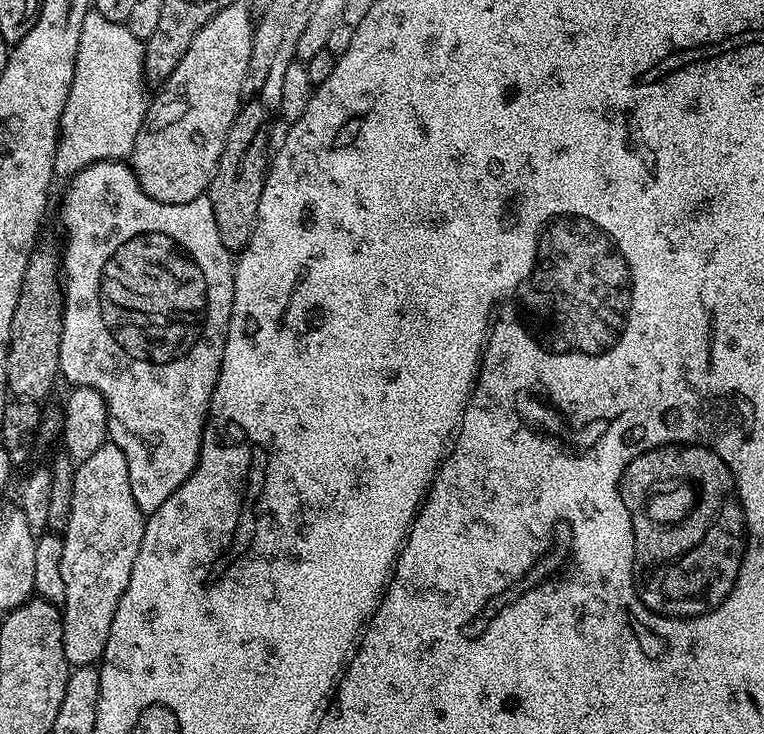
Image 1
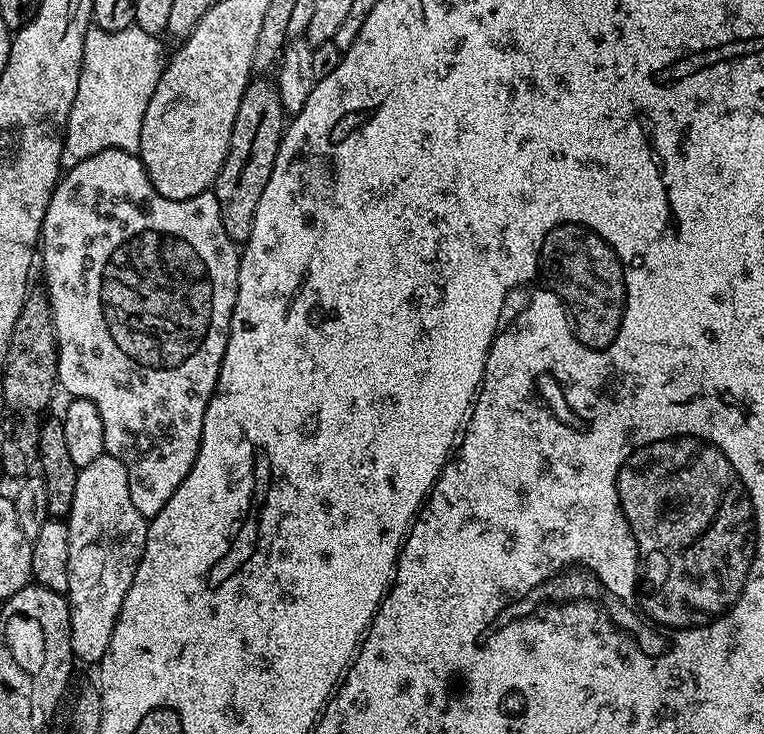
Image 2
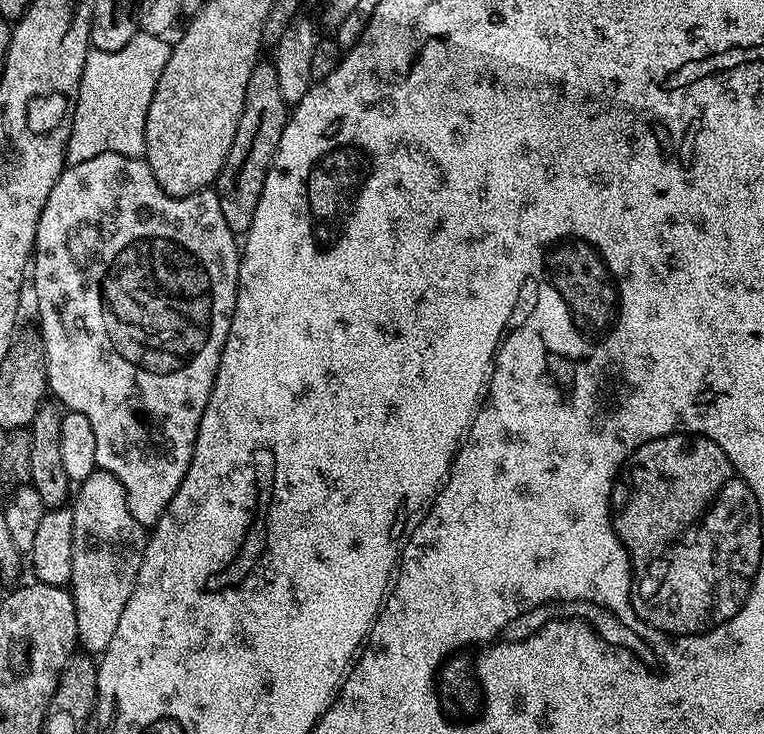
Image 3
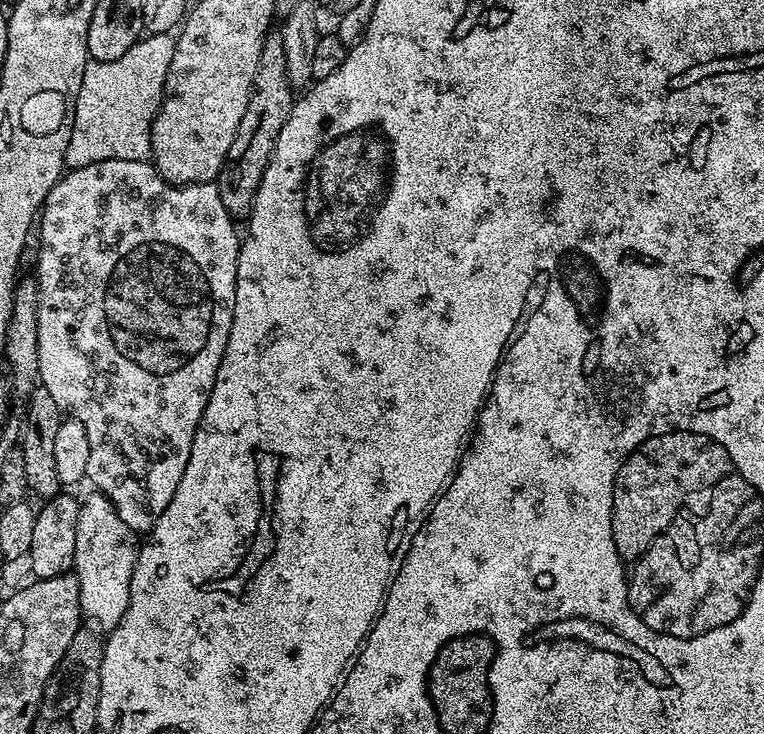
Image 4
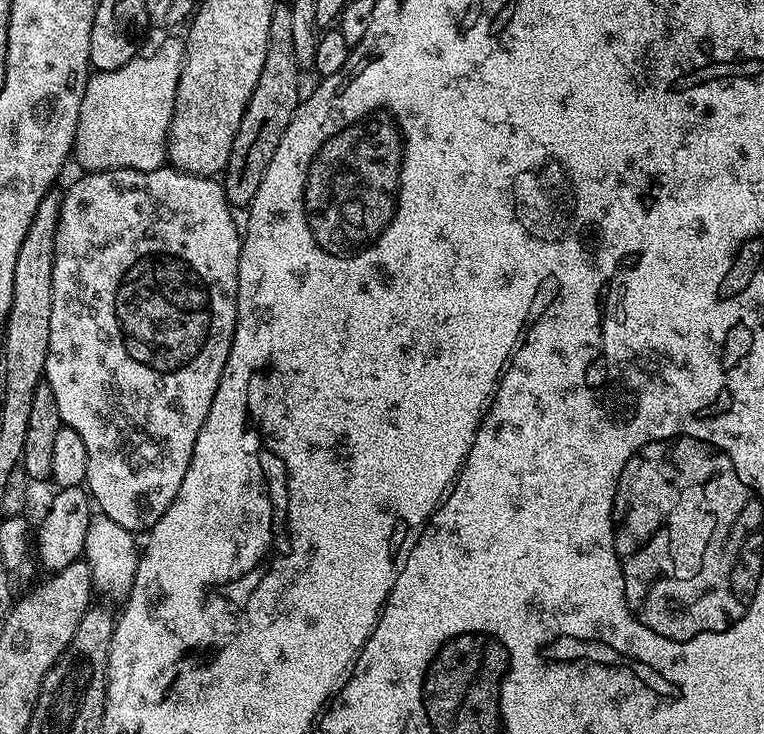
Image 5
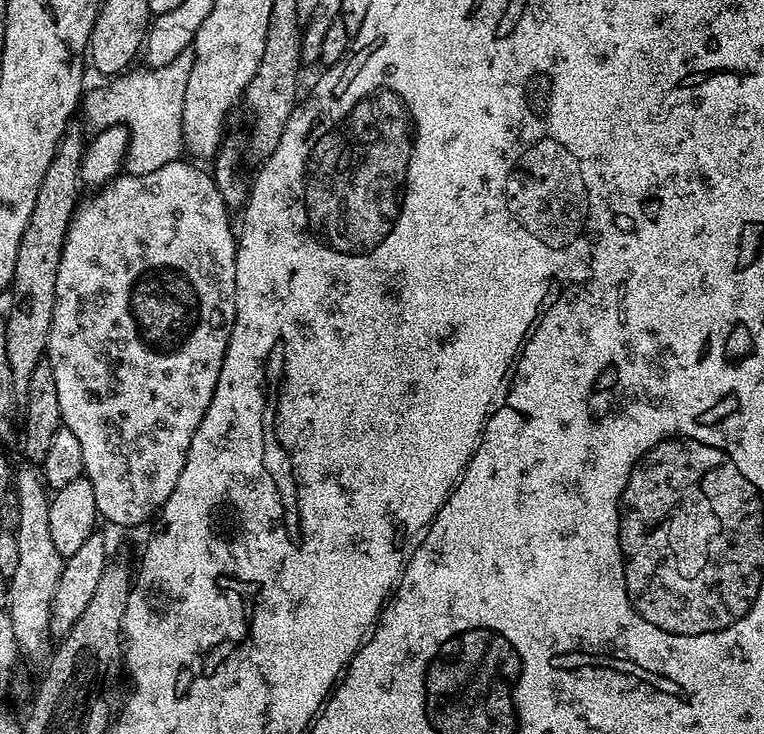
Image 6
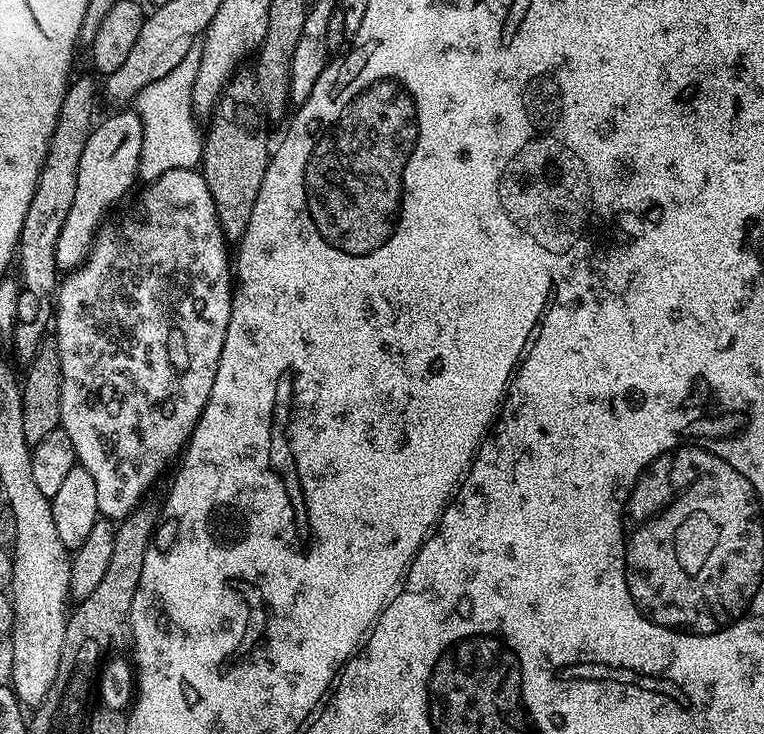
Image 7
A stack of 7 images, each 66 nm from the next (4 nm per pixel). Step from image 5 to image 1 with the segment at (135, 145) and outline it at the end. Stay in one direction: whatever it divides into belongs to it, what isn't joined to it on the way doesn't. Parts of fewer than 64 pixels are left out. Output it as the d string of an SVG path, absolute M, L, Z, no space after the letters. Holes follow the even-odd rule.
M89 19L80 35L74 78L60 119L60 140L54 158L57 177L71 178L98 160L131 157L150 103L149 93L144 93L144 78L145 41L139 40L124 24Z

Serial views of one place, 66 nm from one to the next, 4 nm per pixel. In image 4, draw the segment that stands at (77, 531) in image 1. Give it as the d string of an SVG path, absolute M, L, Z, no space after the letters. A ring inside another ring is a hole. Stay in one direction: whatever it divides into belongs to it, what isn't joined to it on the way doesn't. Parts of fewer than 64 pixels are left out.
M92 490L88 497L83 497L78 518L78 542L76 543L75 575L80 582L80 610L85 621L91 622L101 633L107 634L122 622L122 614L126 614L126 606L130 602L130 586L136 565L138 551L137 533L122 522L119 513L113 510L107 496Z

